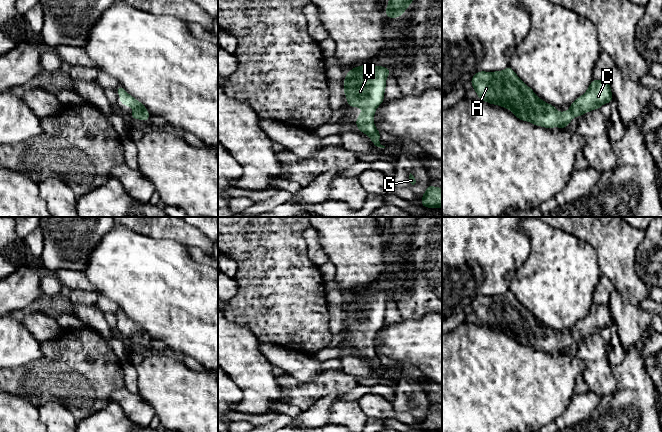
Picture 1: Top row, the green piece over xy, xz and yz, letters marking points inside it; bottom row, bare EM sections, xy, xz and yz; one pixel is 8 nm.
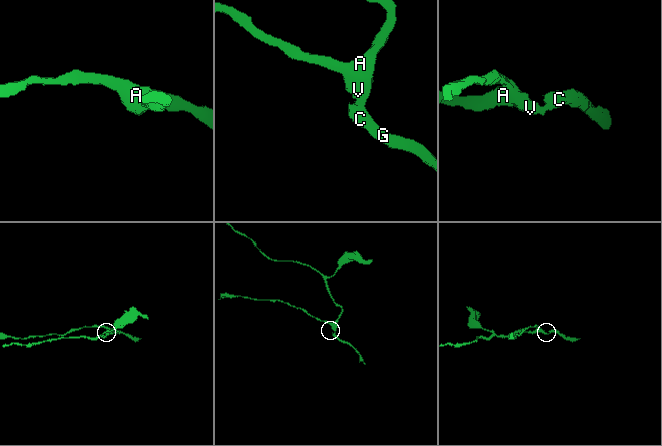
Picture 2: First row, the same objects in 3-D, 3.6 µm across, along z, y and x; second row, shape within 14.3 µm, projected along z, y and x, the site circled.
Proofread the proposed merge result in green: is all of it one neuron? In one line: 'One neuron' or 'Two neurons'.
One neuron

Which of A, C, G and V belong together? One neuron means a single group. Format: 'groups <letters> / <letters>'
groups A C G V

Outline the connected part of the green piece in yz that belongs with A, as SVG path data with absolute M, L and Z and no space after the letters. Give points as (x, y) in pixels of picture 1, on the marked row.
M510 66L503 71L478 71L470 82L479 100L510 109L521 121L548 129L567 128L574 117L600 109L614 99L608 80L593 79L587 91L571 103L570 109L559 113L555 106L538 98Z

